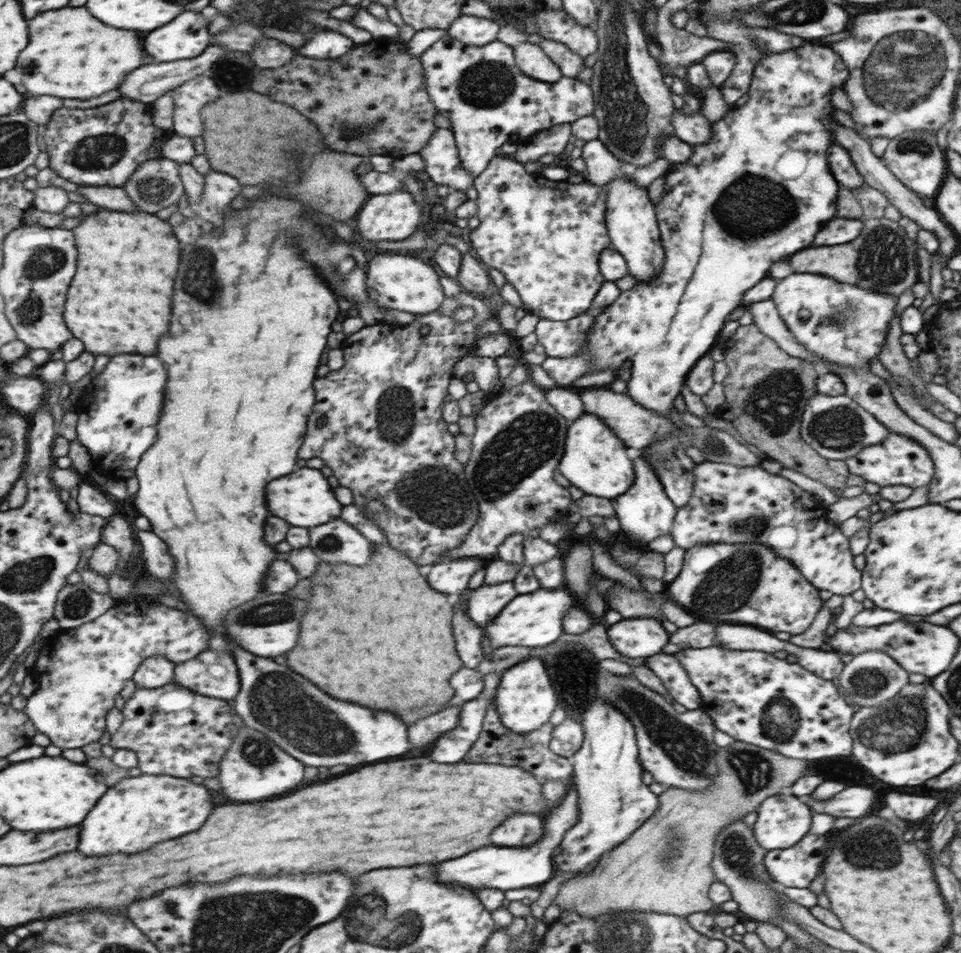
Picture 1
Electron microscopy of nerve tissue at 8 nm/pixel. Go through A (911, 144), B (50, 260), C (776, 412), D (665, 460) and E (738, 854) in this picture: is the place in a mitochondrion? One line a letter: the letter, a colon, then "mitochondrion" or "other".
A: mitochondrion
B: mitochondrion
C: mitochondrion
D: mitochondrion
E: mitochondrion

